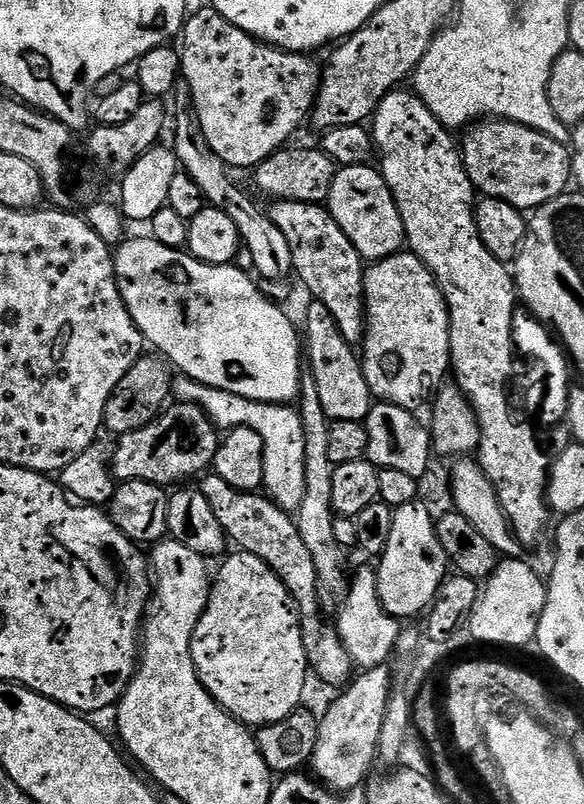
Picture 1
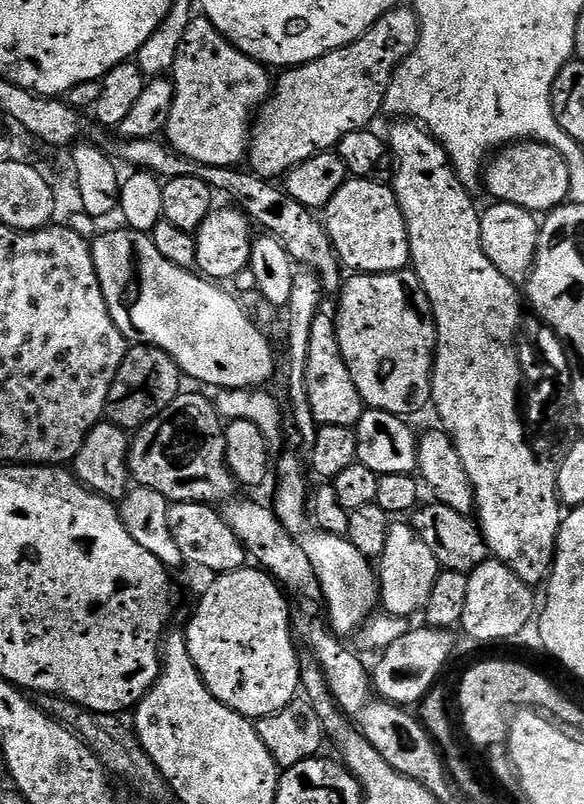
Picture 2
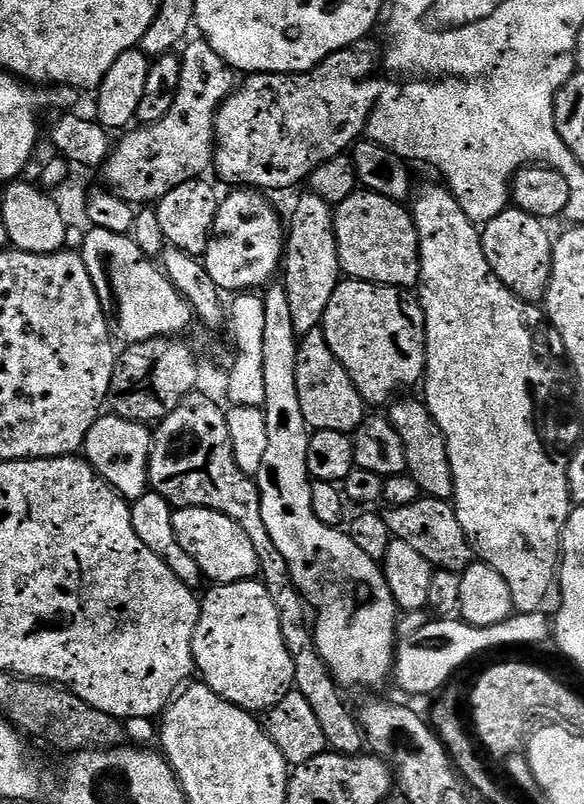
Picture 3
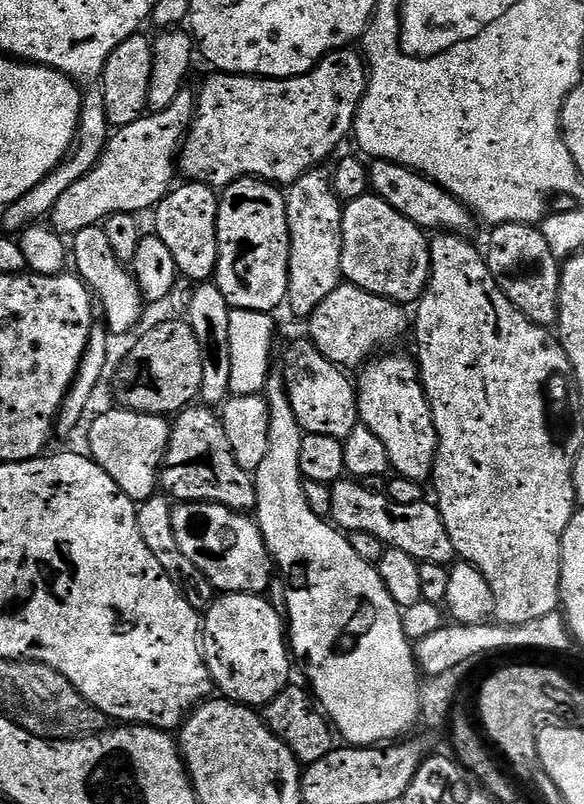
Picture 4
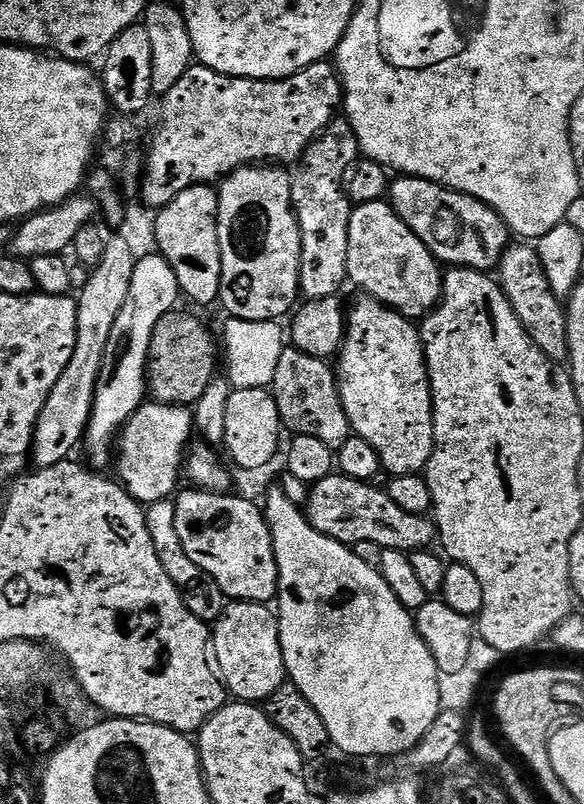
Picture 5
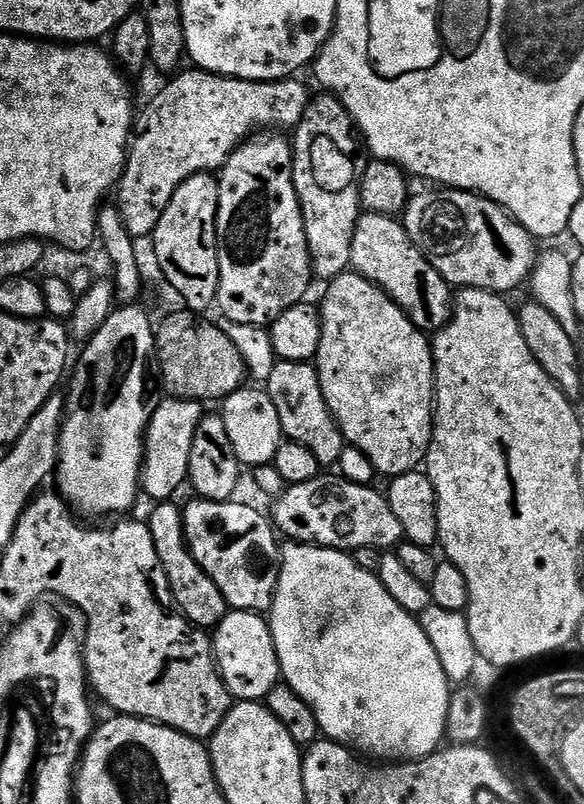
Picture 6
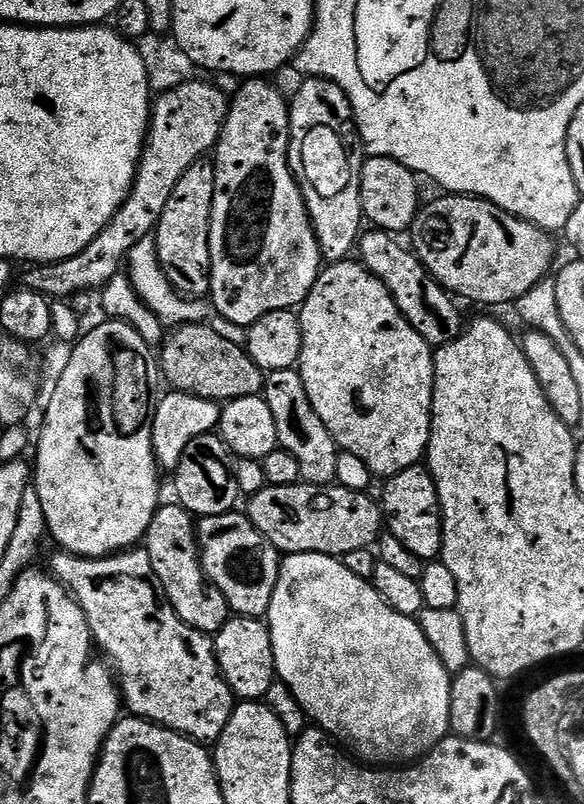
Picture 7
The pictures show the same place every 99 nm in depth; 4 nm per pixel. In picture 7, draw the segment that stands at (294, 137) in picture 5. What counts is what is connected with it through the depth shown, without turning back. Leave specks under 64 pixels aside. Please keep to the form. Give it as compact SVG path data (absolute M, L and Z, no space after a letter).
M200 78L190 79L176 89L159 93L152 105L148 138L140 155L140 168L136 171L132 193L124 205L116 211L114 218L110 218L102 234L98 234L98 238L94 238L94 242L82 250L82 254L57 264L33 267L25 274L23 287L49 298L72 298L70 296L88 292L91 288L103 289L115 275L122 272L130 250L155 233L162 210L166 210L166 202L170 202L170 194L174 194L174 186L178 186L178 178L182 178L182 174L186 174L194 162L205 159L215 149L220 135L224 133L229 107L229 93Z

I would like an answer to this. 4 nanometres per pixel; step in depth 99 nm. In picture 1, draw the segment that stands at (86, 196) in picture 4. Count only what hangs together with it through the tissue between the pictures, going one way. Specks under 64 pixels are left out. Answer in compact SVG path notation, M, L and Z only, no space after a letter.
M205 6L191 13L184 21L178 37L180 73L183 83L188 83L192 95L191 107L200 124L200 132L210 150L229 169L255 169L289 143L288 140L309 119L320 90L321 65L312 61L311 55L287 52L256 40L246 30L238 30L234 22L226 22L215 8Z

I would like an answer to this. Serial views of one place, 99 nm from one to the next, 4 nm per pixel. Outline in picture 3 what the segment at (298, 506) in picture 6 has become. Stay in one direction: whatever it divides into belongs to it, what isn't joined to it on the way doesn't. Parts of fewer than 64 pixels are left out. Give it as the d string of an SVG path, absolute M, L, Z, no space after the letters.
M421 498L410 506L388 508L386 519L393 537L402 542L410 542L410 546L414 546L414 550L418 550L422 558L431 562L433 569L445 568L451 572L461 573L473 563L472 543L466 538L462 522L458 522L455 507L449 501Z

